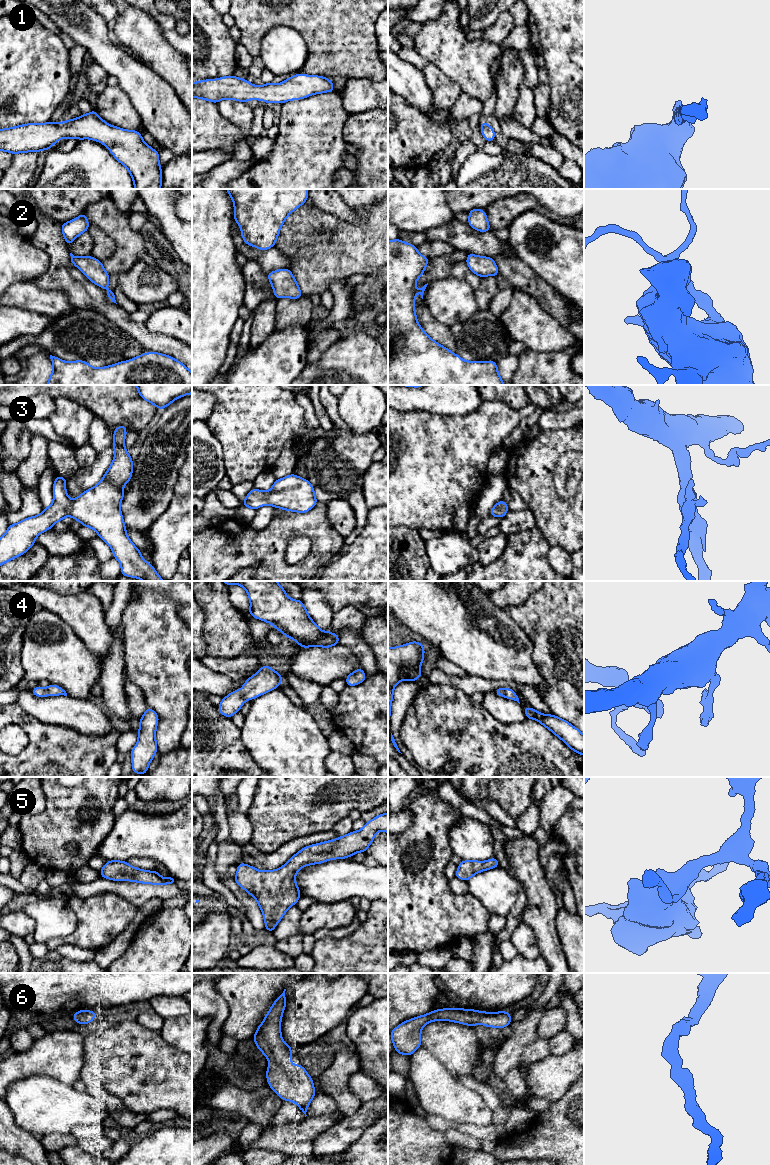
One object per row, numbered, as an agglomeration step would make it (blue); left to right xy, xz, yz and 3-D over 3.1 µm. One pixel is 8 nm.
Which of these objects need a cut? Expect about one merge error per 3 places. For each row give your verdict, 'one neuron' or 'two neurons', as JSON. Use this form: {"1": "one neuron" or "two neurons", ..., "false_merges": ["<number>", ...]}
{"1": "one neuron", "2": "one neuron", "3": "one neuron", "4": "one neuron", "5": "one neuron", "6": "one neuron", "false_merges": []}

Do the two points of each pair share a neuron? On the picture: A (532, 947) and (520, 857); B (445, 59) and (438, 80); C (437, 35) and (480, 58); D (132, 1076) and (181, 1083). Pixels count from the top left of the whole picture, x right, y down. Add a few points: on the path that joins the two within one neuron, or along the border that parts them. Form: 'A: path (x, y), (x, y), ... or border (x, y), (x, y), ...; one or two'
A: border (521, 921), (528, 924), (534, 931), (538, 948); two
B: border (429, 61), (438, 66), (459, 84); two
C: path (448, 44), (462, 58), (469, 58); one
D: path (144, 1076), (169, 1078); one

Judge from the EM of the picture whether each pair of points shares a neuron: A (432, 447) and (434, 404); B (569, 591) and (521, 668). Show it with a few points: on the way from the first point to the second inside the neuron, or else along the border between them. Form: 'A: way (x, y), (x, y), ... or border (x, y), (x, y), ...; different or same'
A: border (411, 410), (427, 410), (457, 416); different
B: border (522, 629), (532, 642), (532, 660), (540, 672); different

